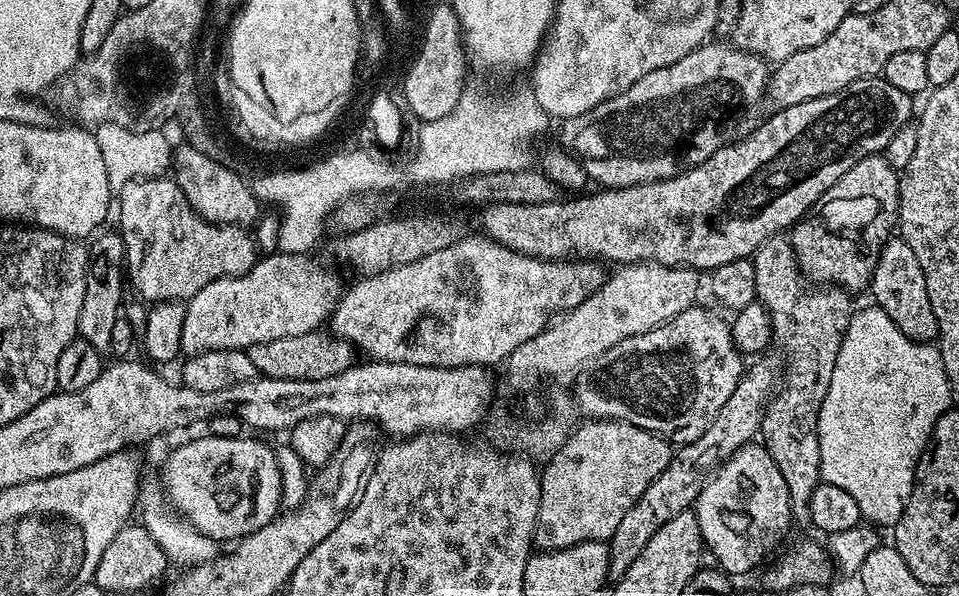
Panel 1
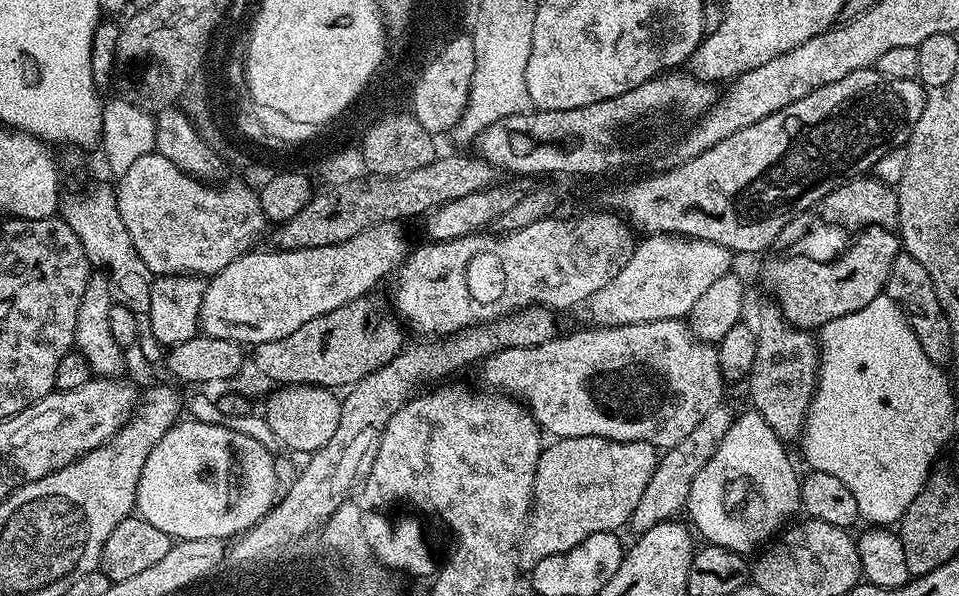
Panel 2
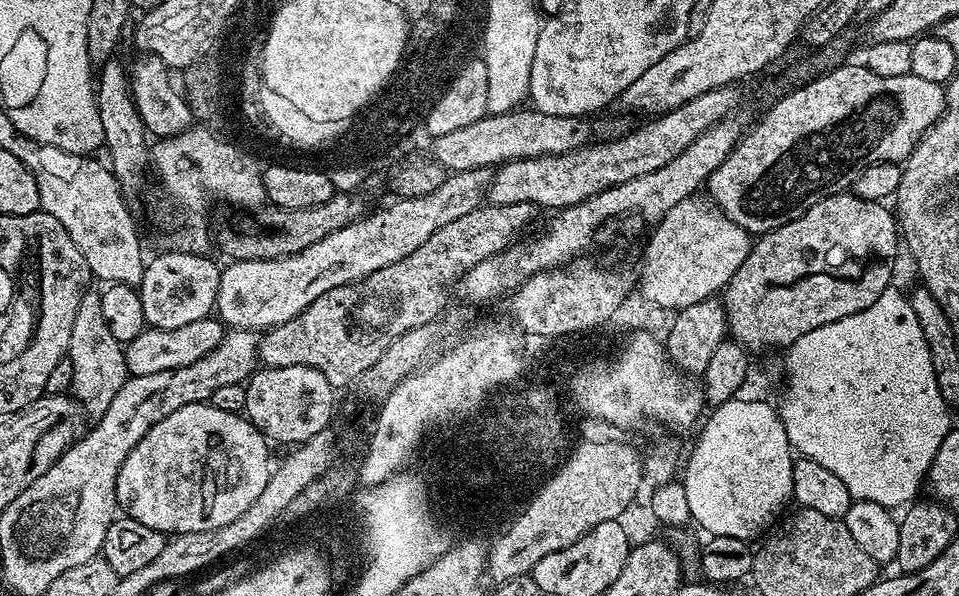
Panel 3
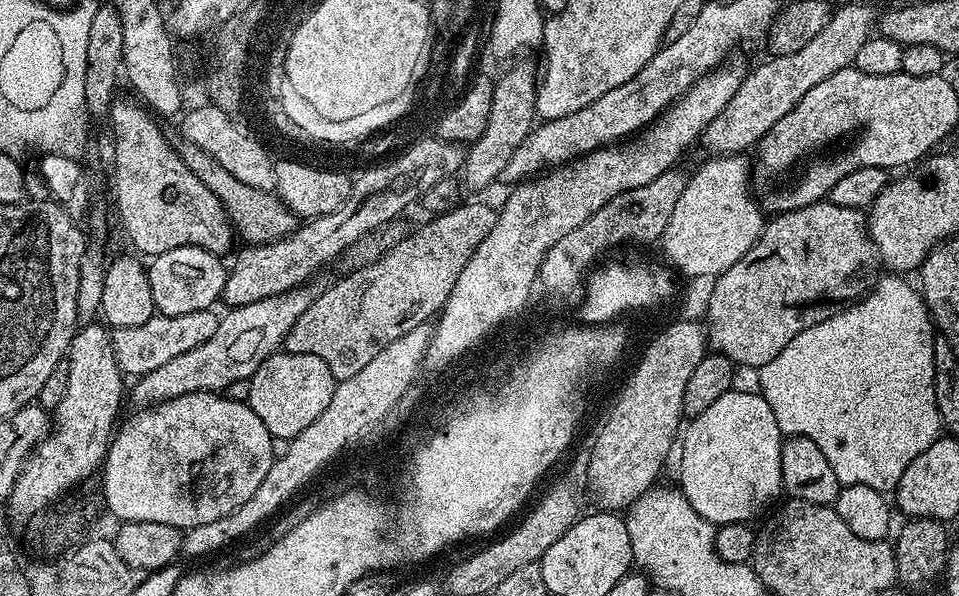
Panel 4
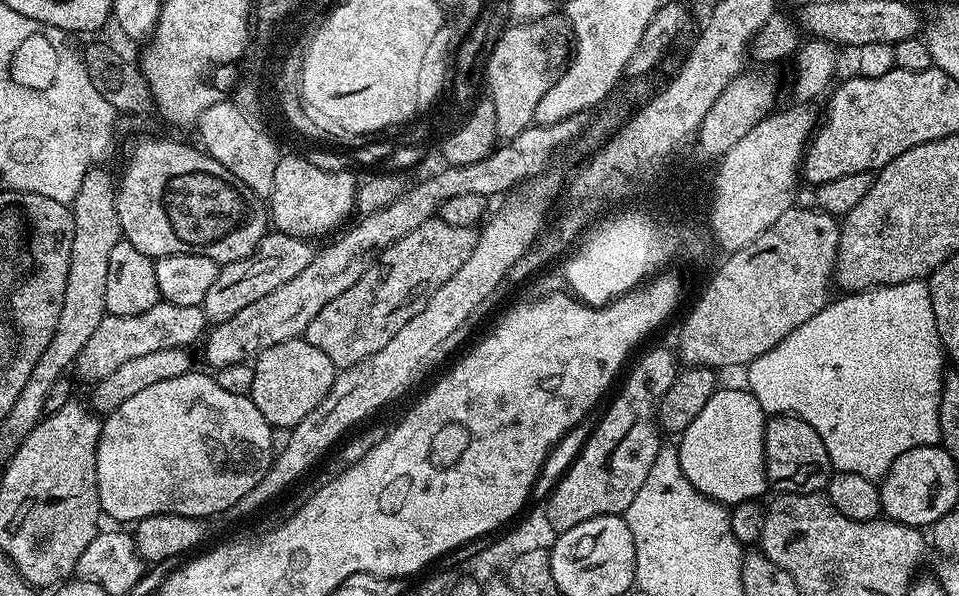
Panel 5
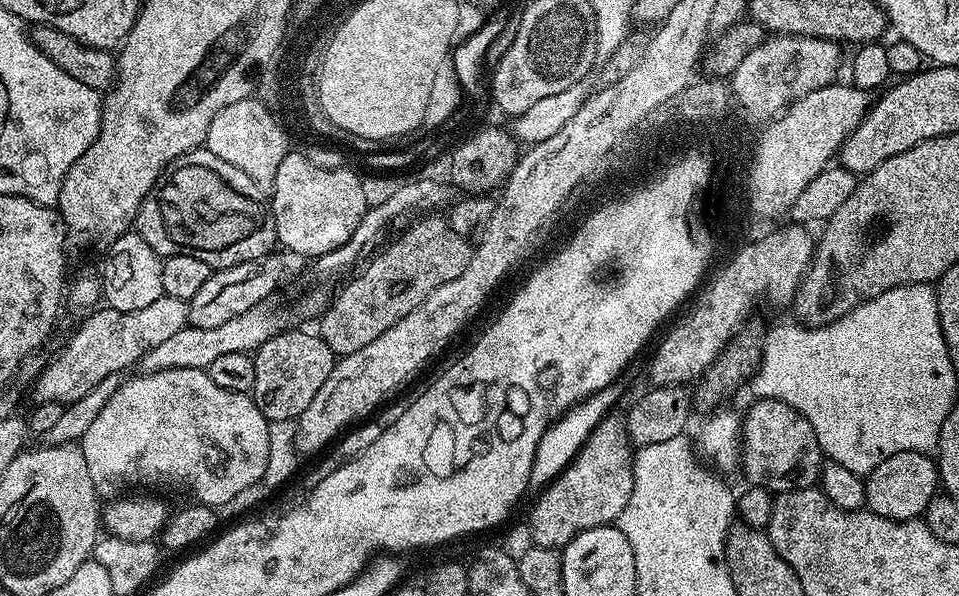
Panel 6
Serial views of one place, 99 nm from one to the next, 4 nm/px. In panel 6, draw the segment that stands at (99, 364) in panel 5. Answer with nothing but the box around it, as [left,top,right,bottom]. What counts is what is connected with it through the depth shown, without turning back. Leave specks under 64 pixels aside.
[36,295,189,404]

